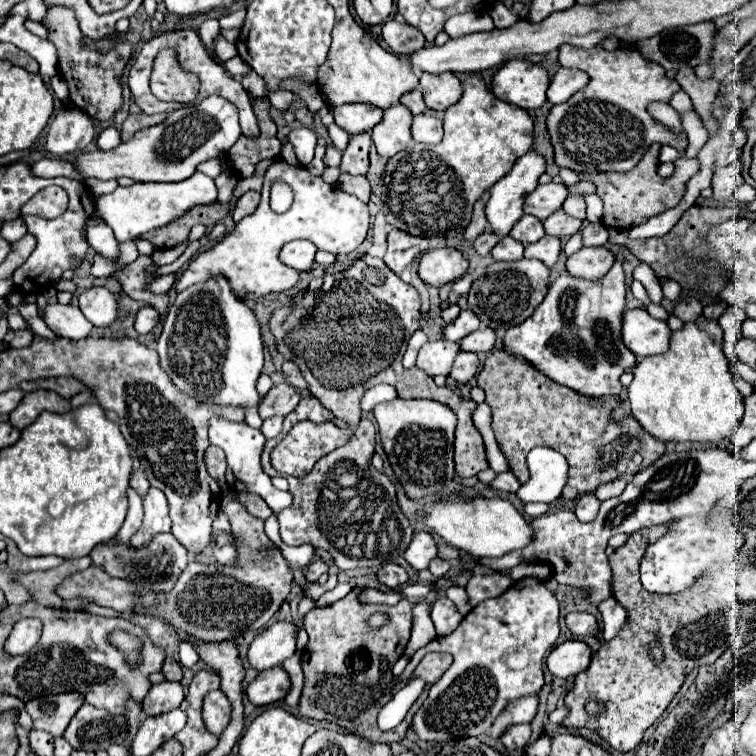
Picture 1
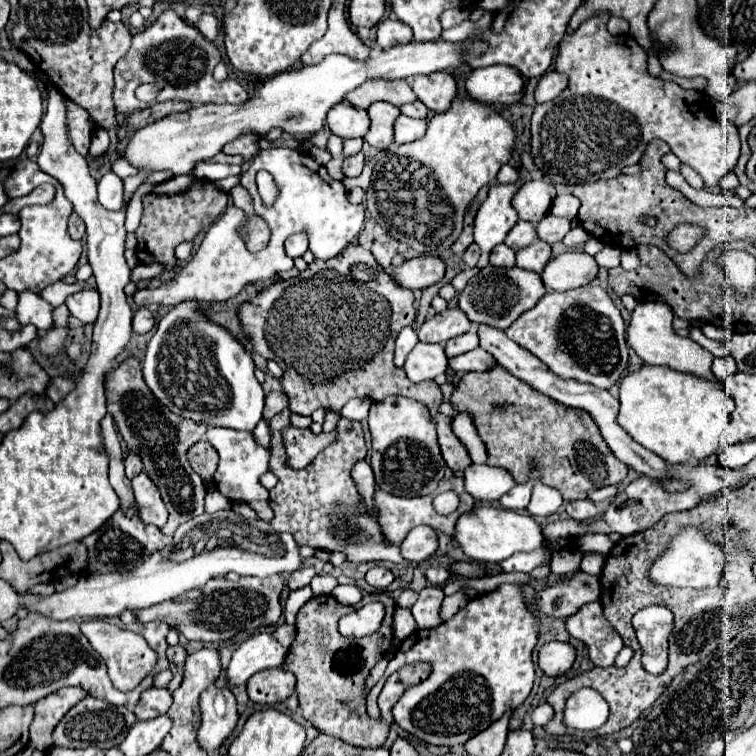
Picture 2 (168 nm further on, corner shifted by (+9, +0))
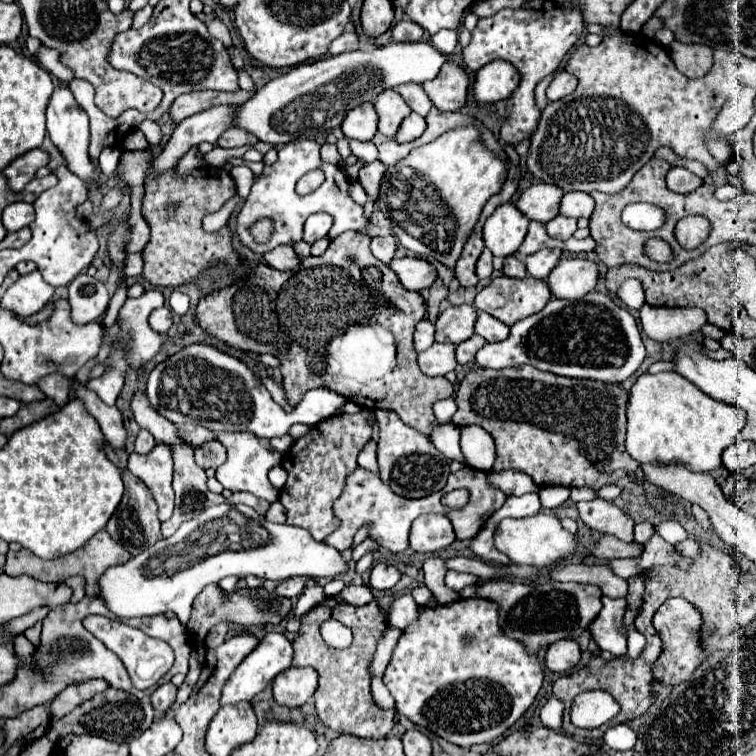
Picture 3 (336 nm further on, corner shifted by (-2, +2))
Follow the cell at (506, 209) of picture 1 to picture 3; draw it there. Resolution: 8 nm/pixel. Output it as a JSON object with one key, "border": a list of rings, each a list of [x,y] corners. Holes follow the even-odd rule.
{"border":[[[501,204],[483,226],[483,242],[485,248],[493,252],[493,256],[511,256],[519,250],[529,220],[511,204]]]}

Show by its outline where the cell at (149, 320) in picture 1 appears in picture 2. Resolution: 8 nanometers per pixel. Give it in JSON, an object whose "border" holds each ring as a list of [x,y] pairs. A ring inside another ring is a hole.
{"border":[[[138,308],[134,312],[134,318],[132,318],[132,326],[134,326],[134,332],[136,334],[146,334],[152,326],[154,326],[154,314],[148,310],[148,308]]]}

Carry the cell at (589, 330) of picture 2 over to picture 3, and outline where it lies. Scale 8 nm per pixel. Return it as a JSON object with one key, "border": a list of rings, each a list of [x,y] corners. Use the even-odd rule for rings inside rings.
{"border":[[[589,292],[579,300],[551,298],[543,312],[513,324],[507,340],[485,344],[477,352],[477,364],[483,368],[533,364],[543,372],[569,378],[595,378],[603,382],[627,380],[639,368],[643,358],[645,346],[633,316],[601,292]]]}

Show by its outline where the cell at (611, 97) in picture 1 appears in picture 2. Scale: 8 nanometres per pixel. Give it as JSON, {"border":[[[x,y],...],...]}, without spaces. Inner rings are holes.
{"border":[[[608,14],[588,18],[576,32],[564,36],[558,44],[558,56],[554,68],[570,76],[568,88],[552,102],[538,104],[532,114],[532,156],[536,166],[550,178],[552,184],[578,186],[586,182],[608,180],[620,174],[624,166],[632,166],[640,160],[646,144],[652,138],[664,140],[670,150],[690,164],[704,180],[706,188],[720,186],[726,172],[734,170],[740,158],[738,132],[722,132],[720,122],[714,122],[706,112],[706,96],[702,92],[682,90],[674,82],[656,80],[646,70],[648,54],[632,36],[612,36],[606,30]]]}

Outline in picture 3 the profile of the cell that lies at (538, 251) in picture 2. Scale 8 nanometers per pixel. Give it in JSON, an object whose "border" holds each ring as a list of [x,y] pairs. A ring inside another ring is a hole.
{"border":[[[543,248],[531,256],[525,258],[525,266],[527,266],[527,274],[533,278],[547,278],[549,272],[555,268],[555,264],[561,258],[561,250],[559,248]]]}

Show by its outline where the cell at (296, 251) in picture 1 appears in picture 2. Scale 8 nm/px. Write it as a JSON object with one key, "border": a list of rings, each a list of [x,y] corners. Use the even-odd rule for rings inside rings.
{"border":[[[292,234],[292,236],[286,240],[284,248],[286,248],[286,254],[288,254],[290,258],[302,256],[302,254],[308,250],[308,238],[306,238],[306,234]]]}

